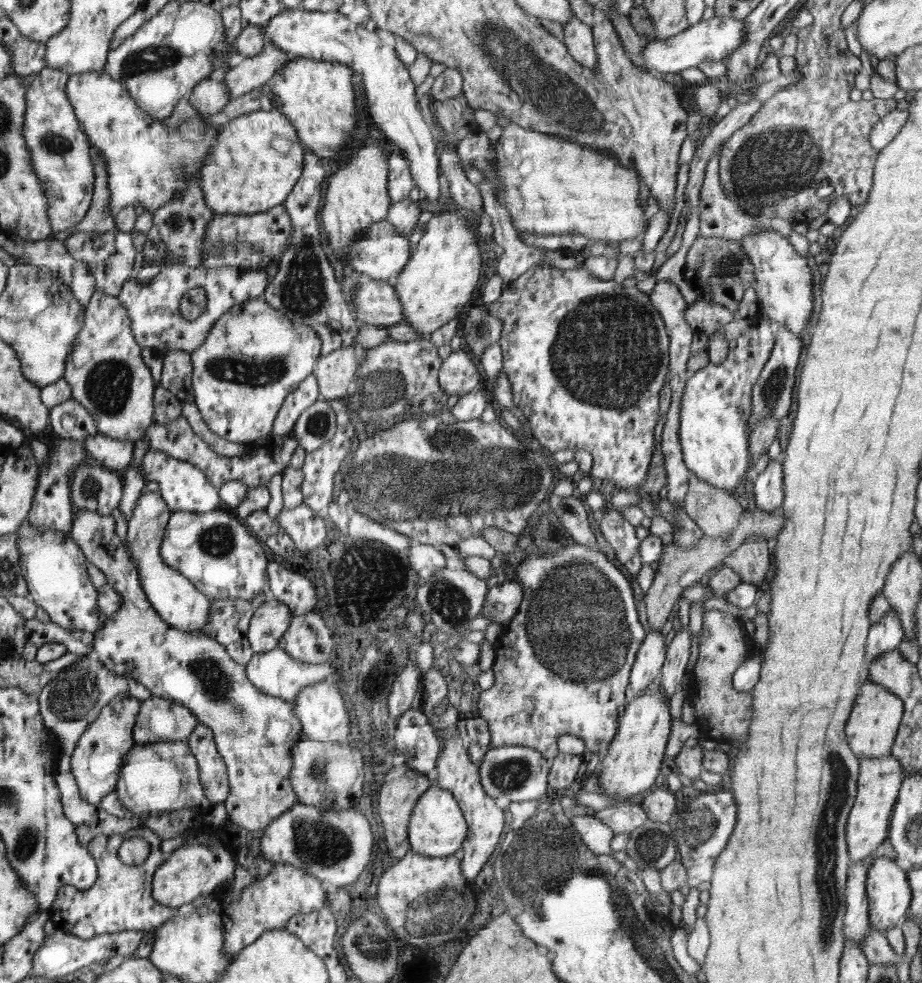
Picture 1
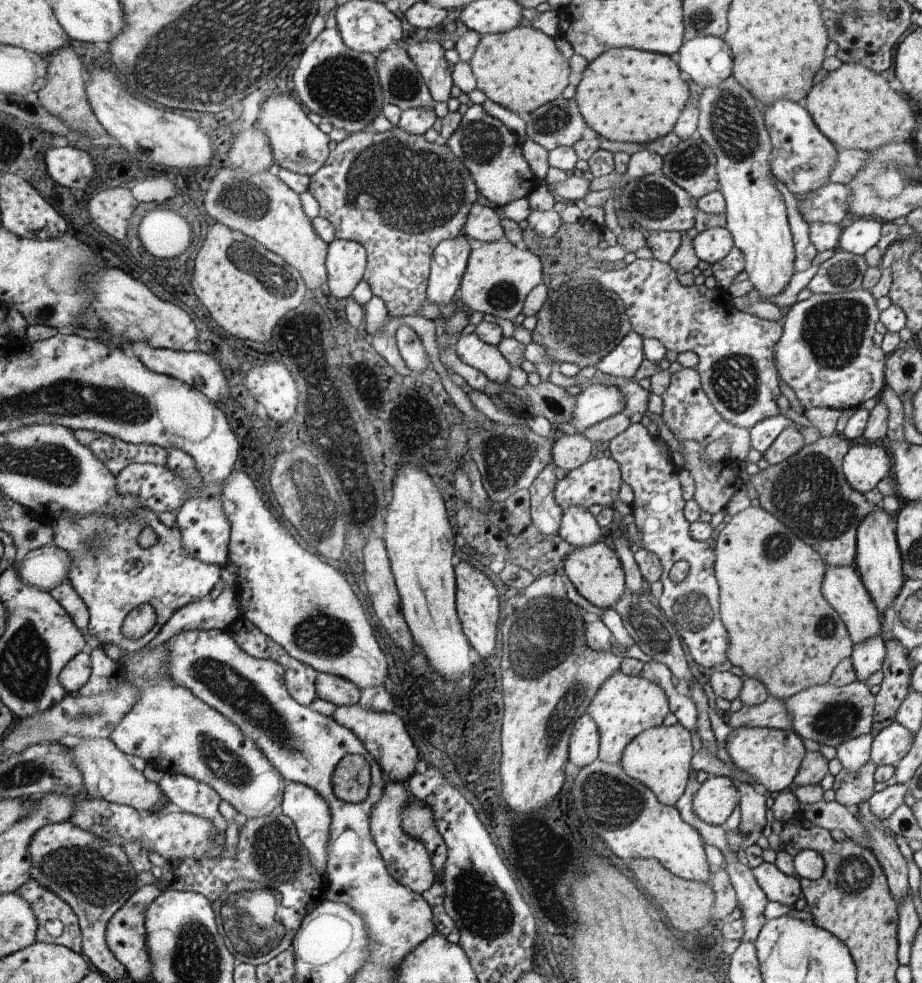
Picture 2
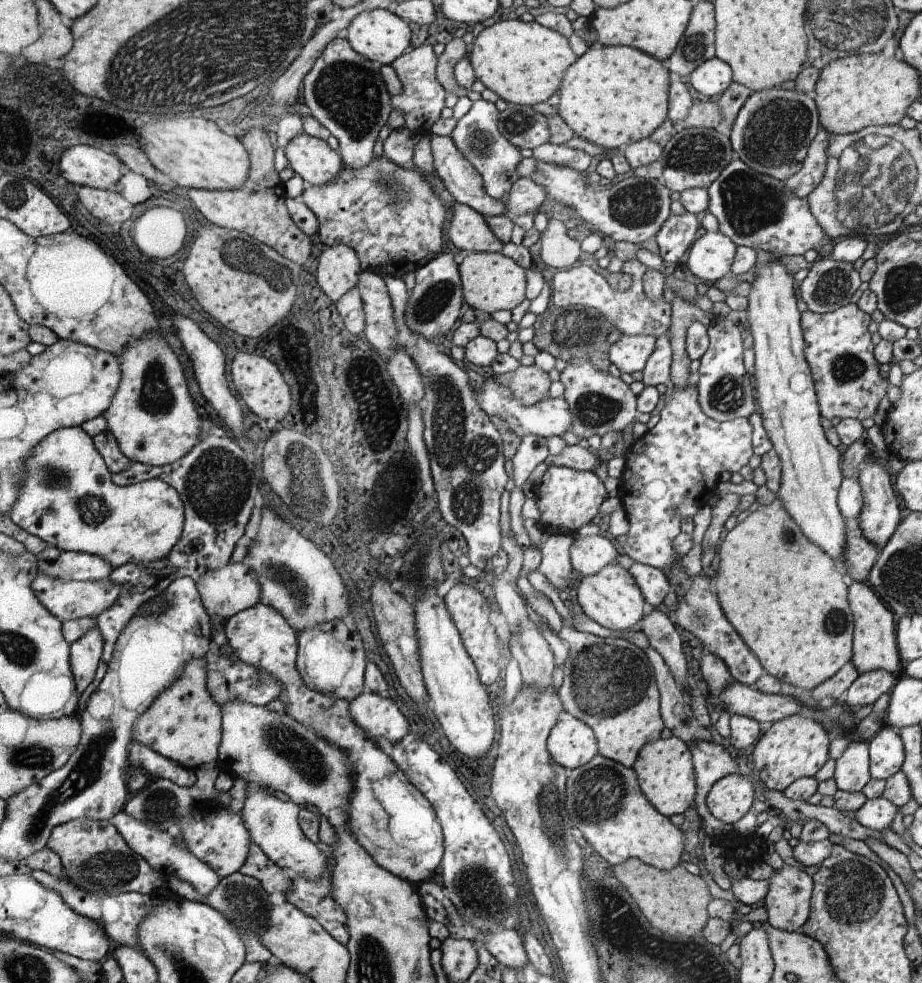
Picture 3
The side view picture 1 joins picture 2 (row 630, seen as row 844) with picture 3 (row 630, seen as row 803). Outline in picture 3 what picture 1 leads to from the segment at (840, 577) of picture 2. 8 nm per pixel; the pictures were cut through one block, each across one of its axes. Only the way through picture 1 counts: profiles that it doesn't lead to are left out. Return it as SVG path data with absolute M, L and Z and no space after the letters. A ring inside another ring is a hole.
M852 582L848 585L848 604L850 604L854 623L851 662L859 674L886 670L893 675L901 668L901 658L898 654L898 646L896 646L897 618L867 582Z

